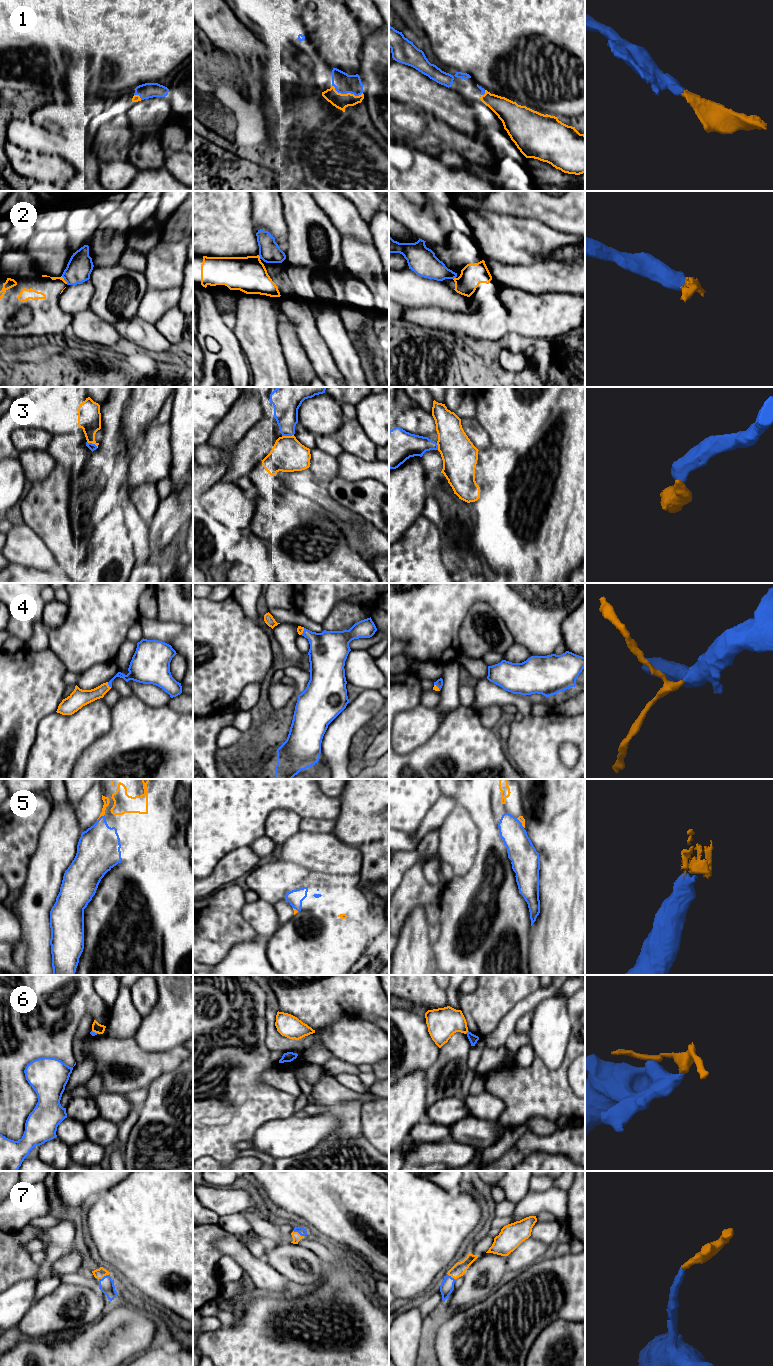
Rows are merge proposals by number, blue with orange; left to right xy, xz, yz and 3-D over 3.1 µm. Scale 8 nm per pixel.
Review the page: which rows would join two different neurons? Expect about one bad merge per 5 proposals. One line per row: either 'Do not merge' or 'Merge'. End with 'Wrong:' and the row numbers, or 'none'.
1: Merge
2: Do not merge
3: Do not merge
4: Merge
5: Merge
6: Do not merge
7: Merge
Wrong: 2, 3, 6

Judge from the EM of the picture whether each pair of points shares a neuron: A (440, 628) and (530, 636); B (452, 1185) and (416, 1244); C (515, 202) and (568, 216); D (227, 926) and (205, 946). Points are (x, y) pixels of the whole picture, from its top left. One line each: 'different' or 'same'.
A: same
B: different
C: same
D: same

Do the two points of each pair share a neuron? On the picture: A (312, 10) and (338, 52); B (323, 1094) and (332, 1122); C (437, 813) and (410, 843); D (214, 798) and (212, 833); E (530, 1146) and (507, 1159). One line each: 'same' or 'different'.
A: same
B: different
C: same
D: same
E: same

